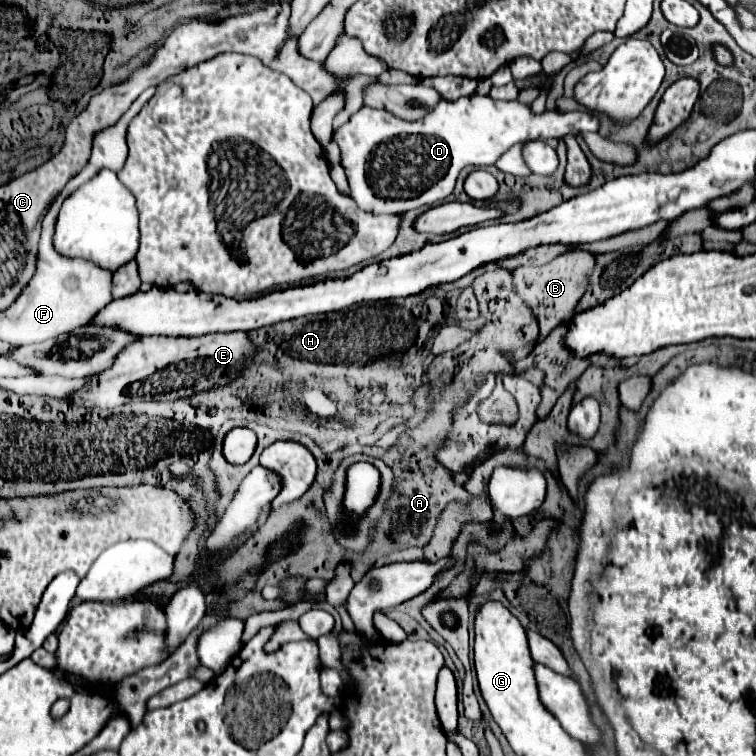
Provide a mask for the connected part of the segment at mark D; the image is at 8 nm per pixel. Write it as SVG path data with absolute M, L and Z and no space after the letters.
M469 96L469 98L459 98L459 100L441 100L427 118L419 122L407 122L399 120L387 110L375 110L369 106L363 106L359 114L351 116L347 124L343 124L335 138L341 148L341 158L343 158L343 168L349 180L351 188L351 198L357 202L357 206L365 212L375 212L375 214L399 214L405 210L421 208L421 206L431 206L441 200L445 200L457 182L457 176L461 168L465 166L491 166L497 162L497 158L509 150L513 144L525 142L525 140L543 140L543 138L561 138L563 134L577 134L577 132L597 132L599 130L599 118L593 116L591 112L567 112L567 114L557 114L545 110L543 114L535 114L531 106L511 100L493 100L489 96Z

